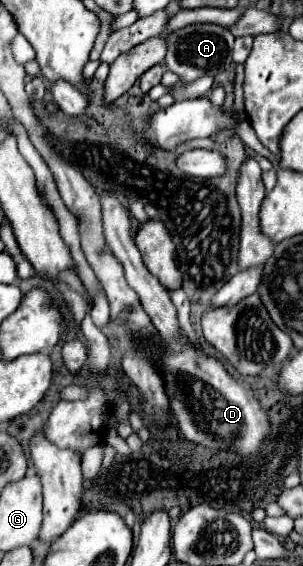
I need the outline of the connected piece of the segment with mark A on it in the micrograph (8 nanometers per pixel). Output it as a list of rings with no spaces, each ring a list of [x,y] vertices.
[[[188,25],[168,37],[166,67],[180,77],[182,83],[192,83],[202,75],[218,75],[232,63],[234,35],[220,25]]]

